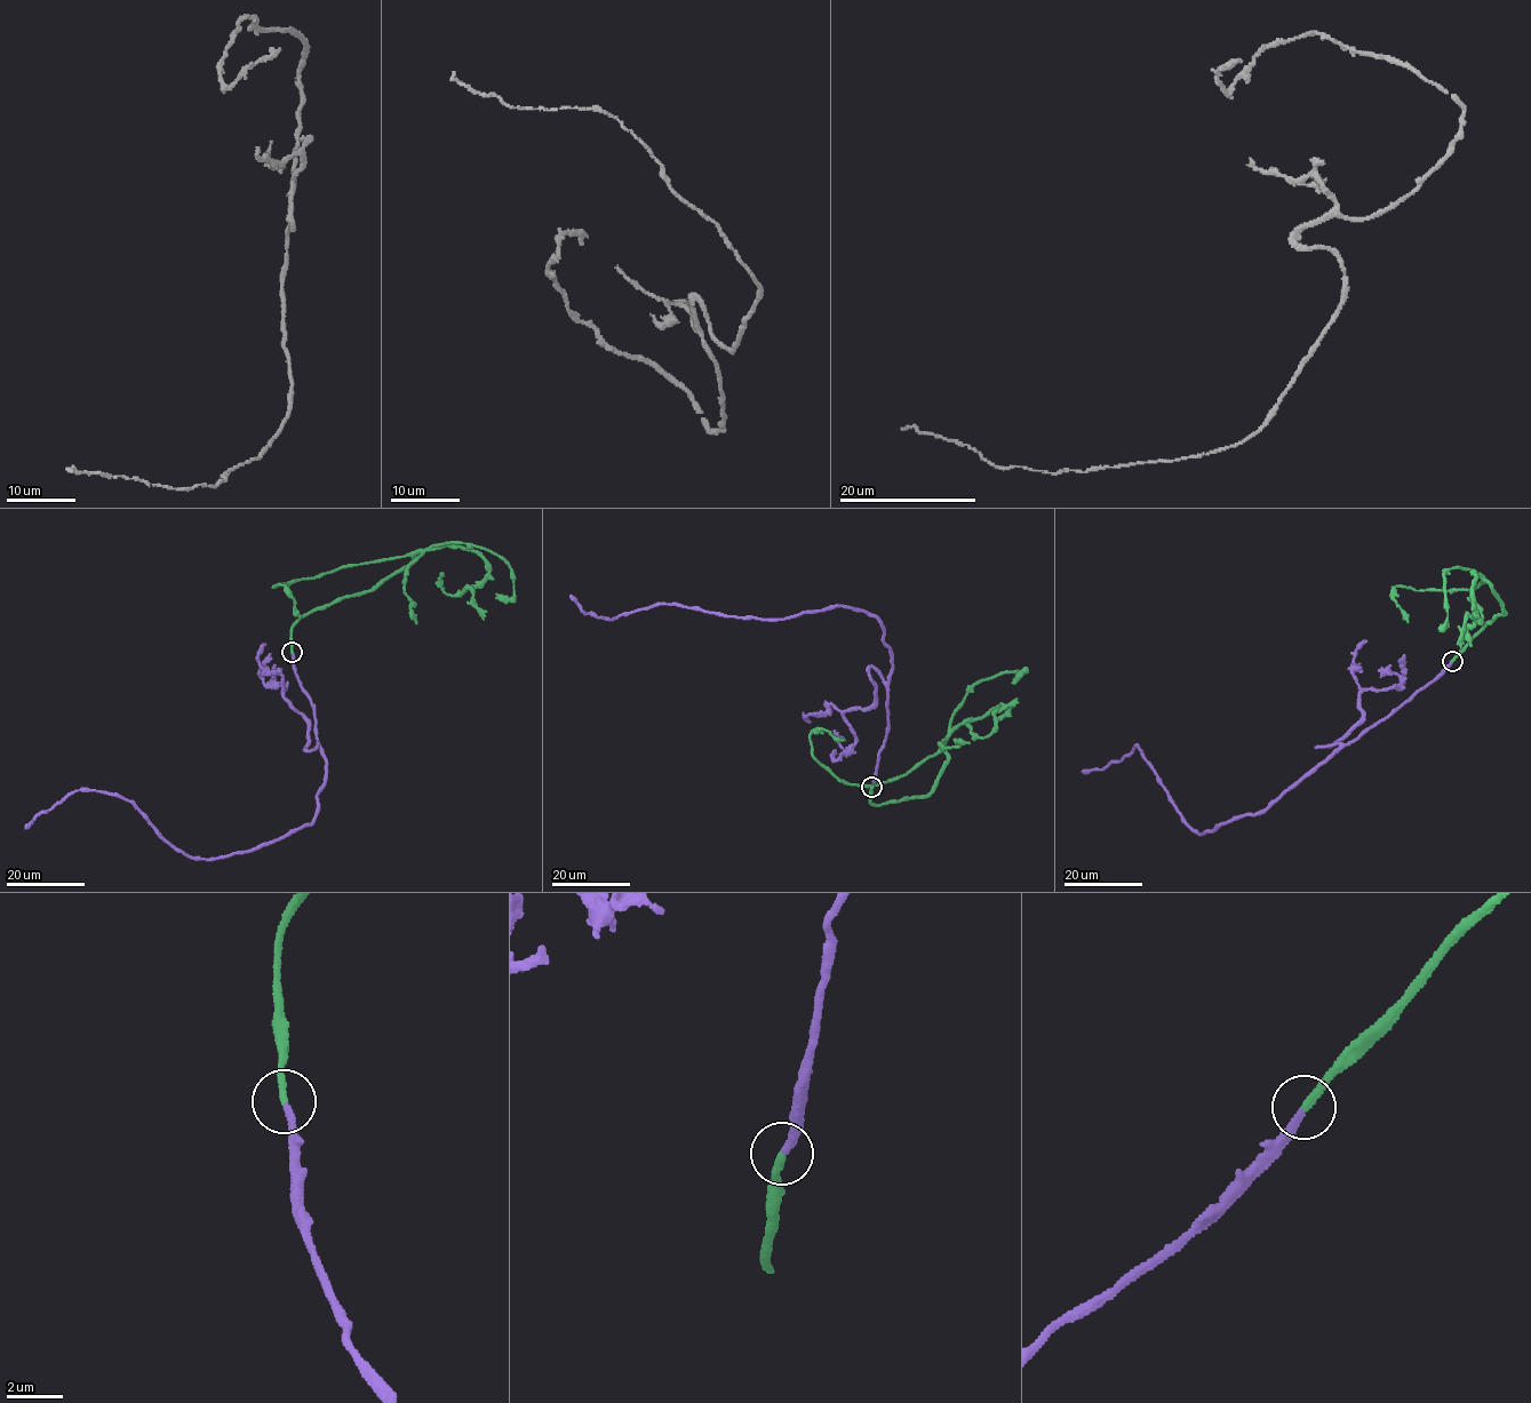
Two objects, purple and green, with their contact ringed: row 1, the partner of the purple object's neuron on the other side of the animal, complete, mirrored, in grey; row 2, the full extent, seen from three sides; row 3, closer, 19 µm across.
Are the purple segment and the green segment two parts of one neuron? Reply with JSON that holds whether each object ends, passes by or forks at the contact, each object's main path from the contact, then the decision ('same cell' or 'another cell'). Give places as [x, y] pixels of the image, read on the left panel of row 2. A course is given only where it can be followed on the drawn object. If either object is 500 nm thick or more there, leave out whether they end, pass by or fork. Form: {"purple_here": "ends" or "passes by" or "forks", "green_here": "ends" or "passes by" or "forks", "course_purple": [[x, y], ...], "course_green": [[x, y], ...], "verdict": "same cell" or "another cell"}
{"purple_here": "ends", "green_here": "ends", "course_purple": [[292, 653], [327, 763], [310, 824], [247, 851], [193, 859], [132, 803], [93, 790], [69, 794], [26, 827]], "course_green": [[292, 653], [290, 630], [300, 619], [368, 591], [413, 558], [343, 566], [273, 588], [278, 584], [300, 618]], "verdict": "same cell"}

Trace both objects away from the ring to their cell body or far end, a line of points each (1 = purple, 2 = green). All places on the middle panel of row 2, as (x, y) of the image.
1: (871, 786), (893, 664), (875, 616), (845, 606), (768, 619), (661, 604), (609, 619), (584, 614), (571, 595)
2: (871, 786), (876, 805), (926, 796), (946, 752), (887, 781), (847, 784), (814, 757), (810, 734), (844, 740)

